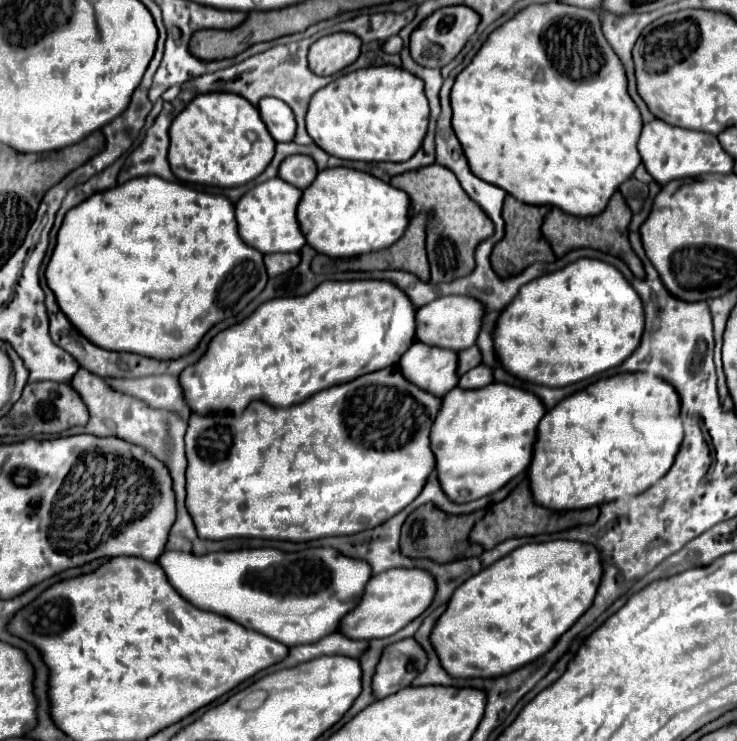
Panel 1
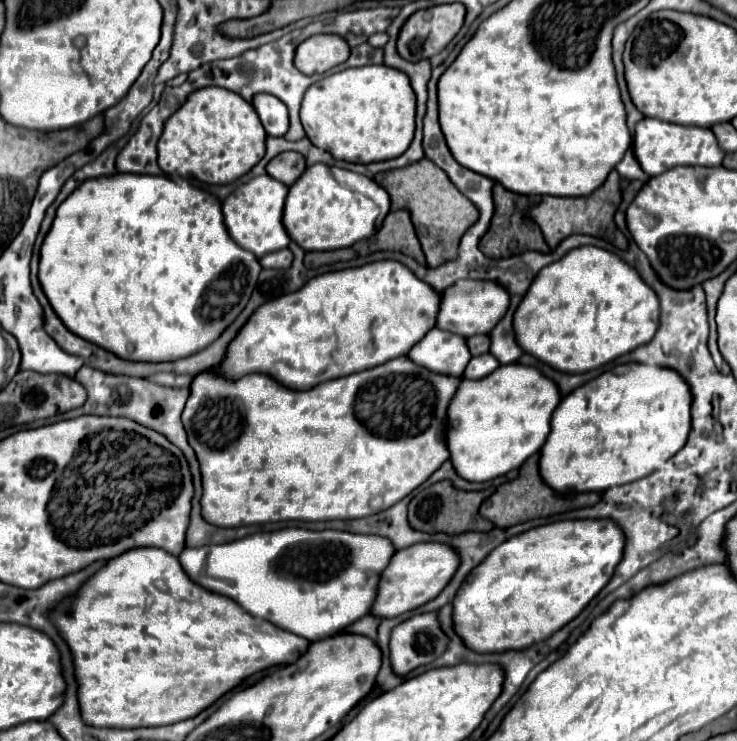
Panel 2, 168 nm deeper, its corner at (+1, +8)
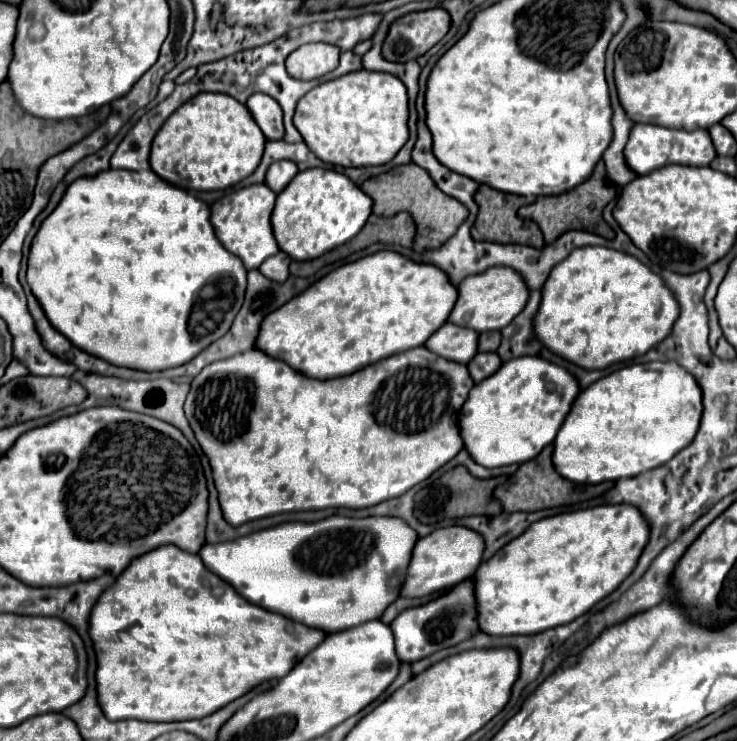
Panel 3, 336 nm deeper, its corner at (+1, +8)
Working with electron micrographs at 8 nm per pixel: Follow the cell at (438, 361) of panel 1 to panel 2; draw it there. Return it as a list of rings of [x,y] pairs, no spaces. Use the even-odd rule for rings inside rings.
[[[441,328],[427,332],[427,336],[415,348],[411,348],[407,356],[417,364],[423,364],[425,368],[431,368],[433,372],[457,376],[463,374],[467,362],[471,360],[467,340]]]

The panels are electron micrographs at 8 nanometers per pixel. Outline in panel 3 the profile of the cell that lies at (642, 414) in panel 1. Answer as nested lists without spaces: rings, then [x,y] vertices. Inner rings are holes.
[[[677,362],[619,368],[575,398],[555,438],[555,470],[575,484],[639,476],[669,462],[695,438],[701,412],[701,388]]]

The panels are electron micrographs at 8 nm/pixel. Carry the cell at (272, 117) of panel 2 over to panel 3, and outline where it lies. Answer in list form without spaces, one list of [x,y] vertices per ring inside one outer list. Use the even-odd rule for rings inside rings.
[[[255,94],[247,100],[247,108],[267,140],[283,138],[283,110],[279,108],[275,98],[267,94]]]

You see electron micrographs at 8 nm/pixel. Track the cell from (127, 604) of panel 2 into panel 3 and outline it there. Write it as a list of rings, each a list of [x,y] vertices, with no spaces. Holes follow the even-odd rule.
[[[159,546],[137,556],[137,560],[117,576],[91,610],[89,636],[97,656],[97,696],[103,714],[109,720],[137,718],[147,722],[205,718],[253,686],[287,676],[287,672],[325,638],[321,630],[295,624],[281,614],[249,604],[227,582],[201,566],[197,554],[183,552],[175,546]]]

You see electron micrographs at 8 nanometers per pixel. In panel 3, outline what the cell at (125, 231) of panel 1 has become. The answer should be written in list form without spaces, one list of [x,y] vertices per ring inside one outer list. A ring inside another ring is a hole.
[[[105,170],[95,176],[83,176],[75,180],[59,206],[51,212],[51,216],[41,224],[37,236],[33,238],[31,252],[29,252],[29,268],[27,268],[27,282],[37,296],[39,304],[43,306],[47,318],[63,336],[67,336],[77,348],[87,350],[93,356],[99,356],[115,366],[129,366],[135,370],[165,370],[179,364],[189,362],[195,354],[205,350],[209,344],[219,340],[233,324],[243,300],[245,300],[245,288],[247,288],[247,268],[243,268],[243,262],[227,252],[223,244],[219,244],[215,230],[211,228],[211,210],[209,206],[191,196],[189,192],[167,184],[163,178],[155,176],[155,172],[127,172],[127,170]]]

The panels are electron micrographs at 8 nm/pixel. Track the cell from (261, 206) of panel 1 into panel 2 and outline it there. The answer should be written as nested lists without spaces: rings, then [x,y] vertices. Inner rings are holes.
[[[267,174],[253,178],[249,182],[245,182],[243,186],[239,186],[237,190],[233,190],[221,204],[223,222],[227,226],[229,236],[241,248],[253,252],[257,258],[261,258],[269,252],[277,252],[279,248],[287,248],[291,240],[285,234],[285,228],[281,224],[281,218],[283,218],[281,210],[283,210],[285,198],[287,198],[287,186]]]

